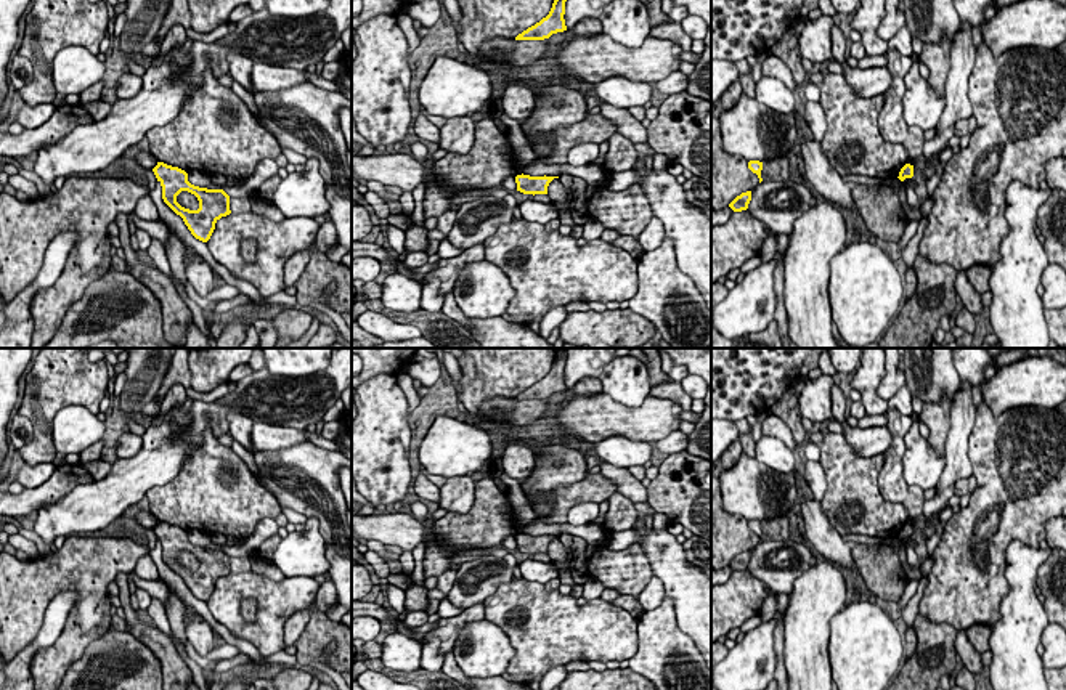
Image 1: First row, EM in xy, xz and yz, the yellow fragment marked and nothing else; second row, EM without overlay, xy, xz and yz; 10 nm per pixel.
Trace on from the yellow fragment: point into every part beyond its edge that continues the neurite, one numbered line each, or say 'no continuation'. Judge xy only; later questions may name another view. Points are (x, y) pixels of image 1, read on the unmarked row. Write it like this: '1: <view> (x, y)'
no continuation

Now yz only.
no continuation

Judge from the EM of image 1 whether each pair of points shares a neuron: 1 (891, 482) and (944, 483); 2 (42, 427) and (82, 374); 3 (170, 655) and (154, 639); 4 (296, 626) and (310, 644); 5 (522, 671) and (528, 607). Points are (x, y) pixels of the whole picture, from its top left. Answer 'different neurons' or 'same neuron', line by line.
1: different neurons
2: same neuron
3: same neuron
4: different neurons
5: same neuron

